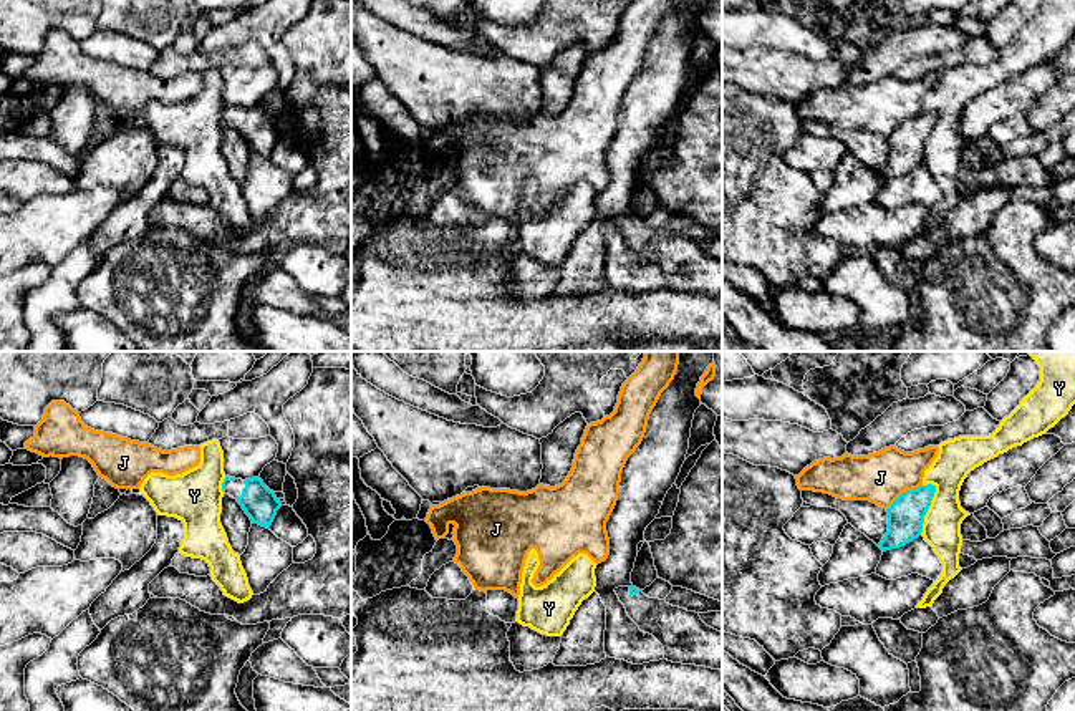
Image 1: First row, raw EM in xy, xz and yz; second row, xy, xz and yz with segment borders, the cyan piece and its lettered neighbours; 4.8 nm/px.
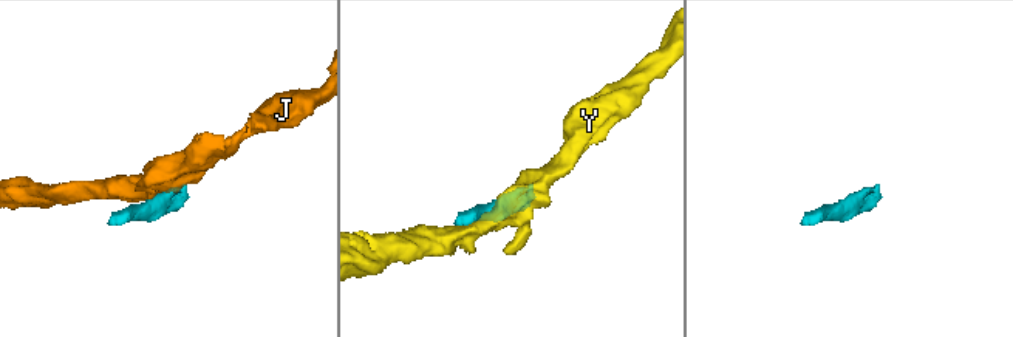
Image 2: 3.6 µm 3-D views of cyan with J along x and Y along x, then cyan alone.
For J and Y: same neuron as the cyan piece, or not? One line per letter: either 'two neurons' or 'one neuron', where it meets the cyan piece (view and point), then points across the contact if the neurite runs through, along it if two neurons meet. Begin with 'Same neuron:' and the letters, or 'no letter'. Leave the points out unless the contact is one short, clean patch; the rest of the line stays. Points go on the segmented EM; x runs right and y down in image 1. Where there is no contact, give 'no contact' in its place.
Same neuron: no letter
J: two neurons; contact yz (903, 493); border yz (921, 484), (906, 489), (886, 509)
Y: two neurons; contact yz (928, 507)

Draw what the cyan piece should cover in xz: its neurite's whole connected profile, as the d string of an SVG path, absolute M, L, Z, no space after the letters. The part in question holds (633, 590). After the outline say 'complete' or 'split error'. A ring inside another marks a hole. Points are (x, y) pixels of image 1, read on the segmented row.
M636 587L615 588L628 617L664 648L664 660L722 671L722 633L707 626L699 613L649 598Z | split error

